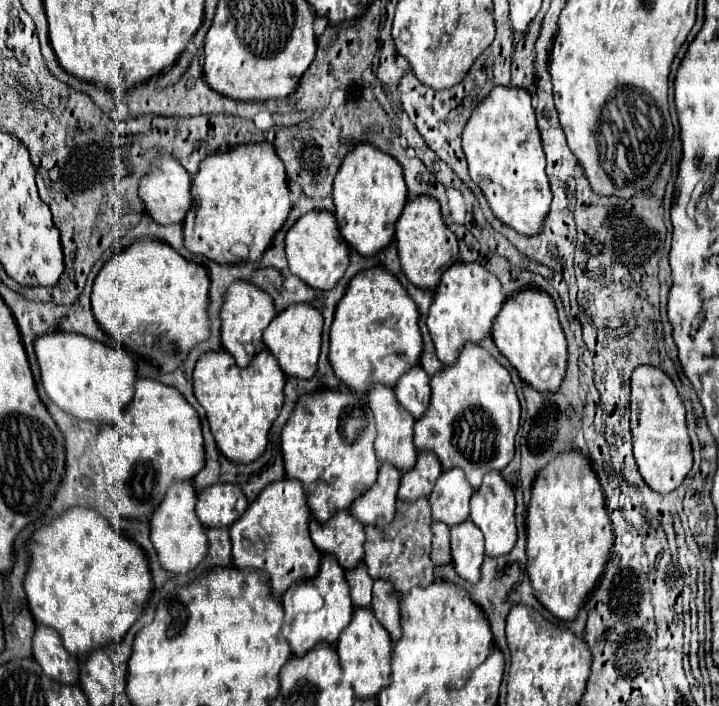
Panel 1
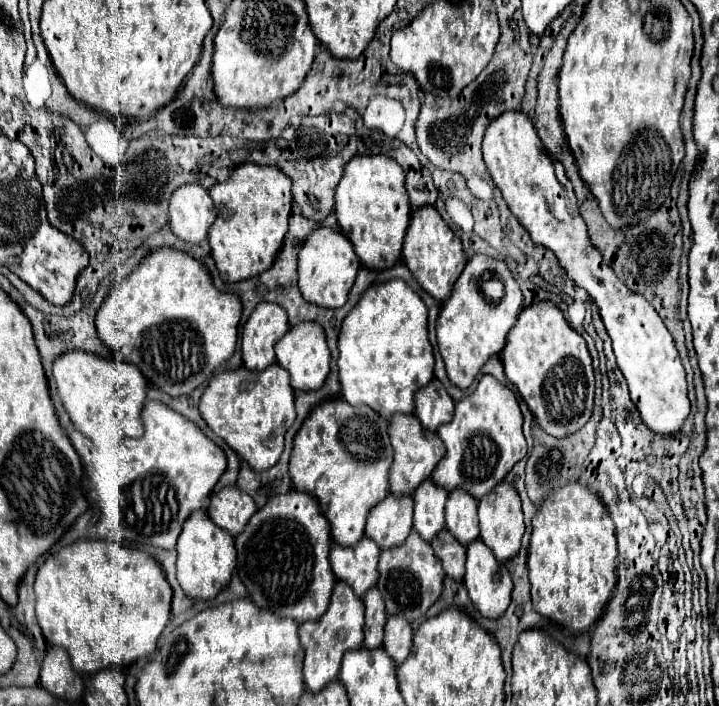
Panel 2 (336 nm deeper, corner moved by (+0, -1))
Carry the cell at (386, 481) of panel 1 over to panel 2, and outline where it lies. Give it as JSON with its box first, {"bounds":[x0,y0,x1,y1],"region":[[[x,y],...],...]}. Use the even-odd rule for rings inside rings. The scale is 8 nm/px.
{"bounds":[366,493,412,549],"region":[[[388,493],[366,519],[366,537],[374,539],[380,549],[392,549],[404,543],[412,529],[412,497]]]}

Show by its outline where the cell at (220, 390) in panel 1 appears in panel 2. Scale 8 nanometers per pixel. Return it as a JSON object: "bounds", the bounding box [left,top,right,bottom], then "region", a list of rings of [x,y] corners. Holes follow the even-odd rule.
{"bounds":[200,363,296,471],"region":[[[278,363],[268,365],[264,371],[226,369],[226,373],[214,377],[200,397],[200,413],[208,427],[224,439],[240,459],[244,459],[254,471],[266,471],[278,463],[284,449],[284,435],[296,419],[294,389],[290,387],[288,371]]]}

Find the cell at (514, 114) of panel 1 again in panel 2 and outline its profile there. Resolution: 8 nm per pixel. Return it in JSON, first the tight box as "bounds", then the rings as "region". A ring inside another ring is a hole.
{"bounds":[482,111,690,437],"region":[[[506,111],[506,113],[494,117],[490,121],[490,125],[486,127],[486,135],[482,141],[482,153],[484,153],[484,163],[488,167],[488,173],[494,181],[494,185],[502,191],[502,197],[508,203],[514,217],[518,219],[518,223],[522,227],[526,227],[526,231],[530,233],[534,243],[550,249],[558,257],[558,261],[566,269],[568,277],[572,281],[576,281],[582,289],[586,289],[588,295],[592,297],[592,301],[598,305],[600,317],[602,317],[606,331],[612,339],[618,367],[620,367],[622,375],[626,377],[626,383],[630,389],[630,399],[638,407],[642,423],[654,435],[660,435],[660,437],[678,435],[686,423],[686,417],[690,415],[690,399],[688,399],[686,373],[684,373],[684,367],[680,363],[680,355],[674,347],[674,339],[672,339],[670,331],[666,329],[666,325],[662,323],[656,309],[644,297],[632,293],[626,285],[622,285],[622,281],[614,275],[610,265],[606,265],[602,261],[600,251],[590,243],[588,233],[586,233],[586,225],[578,213],[578,201],[576,201],[572,183],[564,175],[562,165],[554,157],[550,157],[550,153],[546,153],[546,147],[542,145],[540,137],[538,137],[532,121],[526,117],[526,113]]]}

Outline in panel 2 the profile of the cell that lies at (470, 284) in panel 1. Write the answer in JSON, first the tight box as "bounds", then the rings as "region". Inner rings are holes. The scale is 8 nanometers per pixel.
{"bounds":[436,255,522,389],"region":[[[474,255],[458,277],[452,295],[446,299],[436,321],[438,349],[446,365],[448,379],[466,389],[490,355],[498,355],[506,345],[506,335],[522,311],[522,291],[508,267],[500,259]]]}

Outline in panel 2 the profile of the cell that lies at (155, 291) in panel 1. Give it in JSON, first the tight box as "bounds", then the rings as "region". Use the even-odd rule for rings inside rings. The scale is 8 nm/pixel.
{"bounds":[96,247,242,397],"region":[[[160,247],[160,249],[152,251],[150,255],[146,255],[146,257],[140,261],[140,265],[138,265],[130,275],[126,275],[124,279],[120,279],[120,281],[116,281],[116,283],[110,285],[108,295],[106,295],[106,301],[102,303],[102,307],[100,307],[98,313],[96,313],[96,329],[98,329],[98,337],[100,337],[112,351],[120,353],[120,355],[124,357],[124,361],[128,361],[128,363],[132,363],[132,365],[138,365],[138,369],[142,371],[142,375],[146,377],[146,381],[148,381],[150,385],[156,385],[160,391],[168,393],[170,397],[180,397],[180,395],[190,395],[220,363],[224,363],[226,359],[232,357],[232,353],[234,353],[234,349],[236,349],[236,341],[238,341],[238,321],[240,321],[240,315],[242,315],[242,303],[240,303],[238,295],[218,291],[218,289],[214,287],[210,275],[208,275],[208,271],[206,271],[206,267],[204,267],[198,259],[194,259],[192,255],[188,255],[188,253],[180,251],[180,249]]]}

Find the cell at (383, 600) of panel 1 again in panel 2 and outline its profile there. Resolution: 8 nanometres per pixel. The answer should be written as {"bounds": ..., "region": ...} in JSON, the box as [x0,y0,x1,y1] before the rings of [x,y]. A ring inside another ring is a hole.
{"bounds":[384,615,412,665],"region":[[[388,615],[386,627],[384,627],[384,649],[388,655],[400,665],[400,661],[406,659],[406,655],[412,649],[412,627],[404,617]]]}

